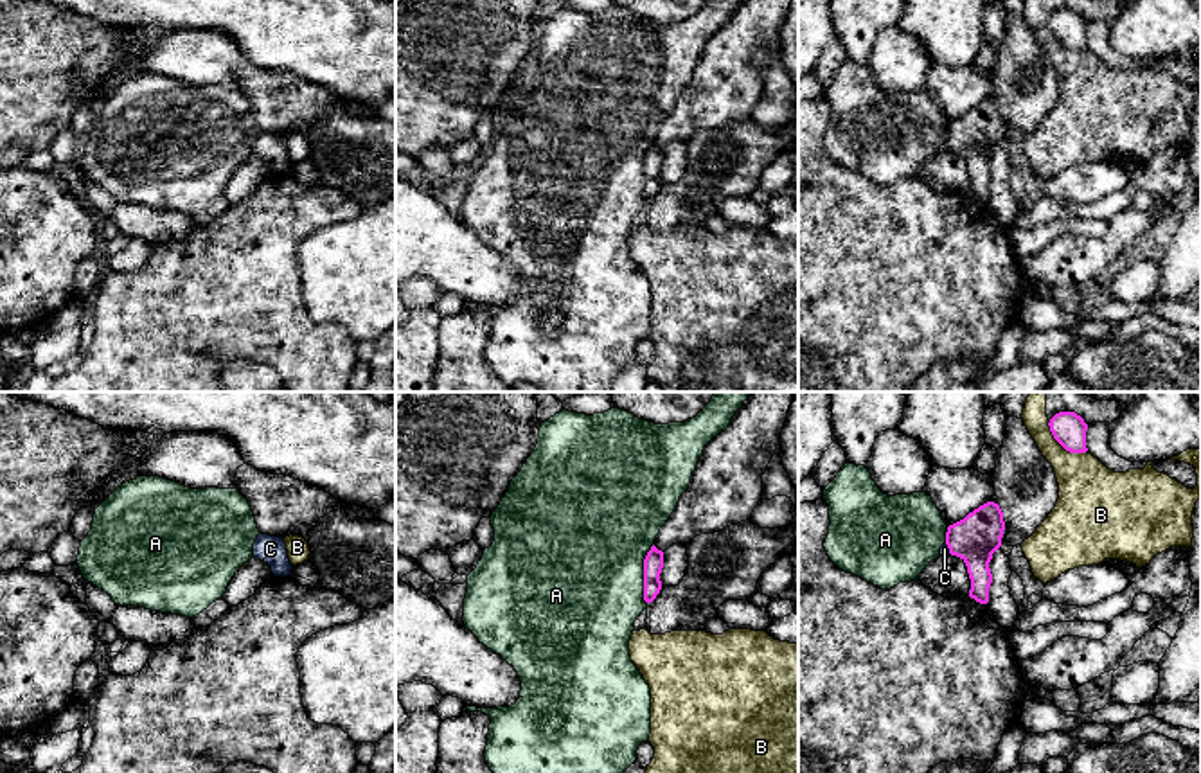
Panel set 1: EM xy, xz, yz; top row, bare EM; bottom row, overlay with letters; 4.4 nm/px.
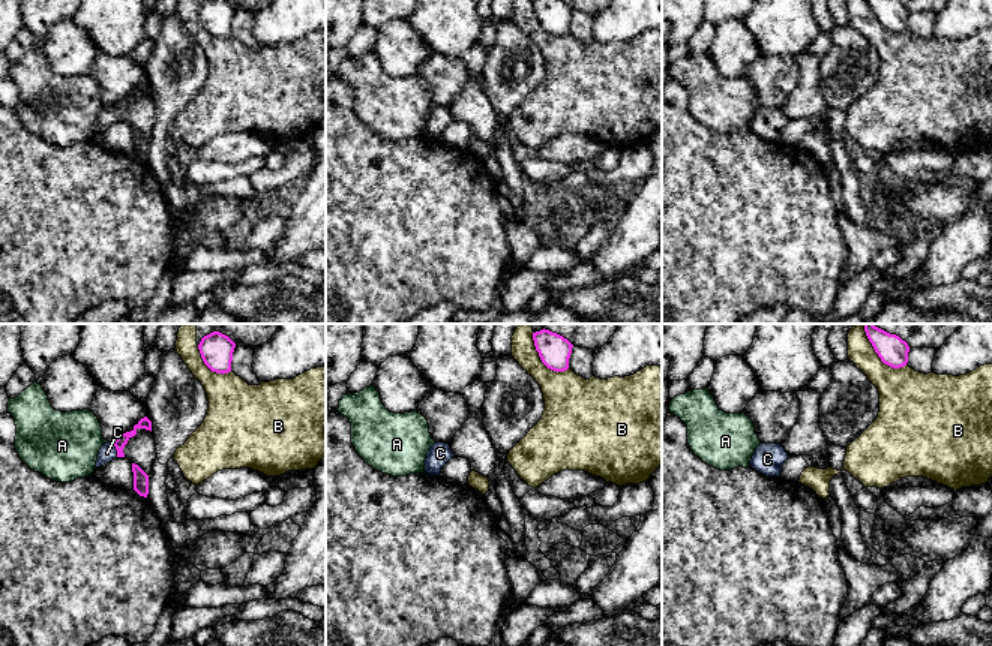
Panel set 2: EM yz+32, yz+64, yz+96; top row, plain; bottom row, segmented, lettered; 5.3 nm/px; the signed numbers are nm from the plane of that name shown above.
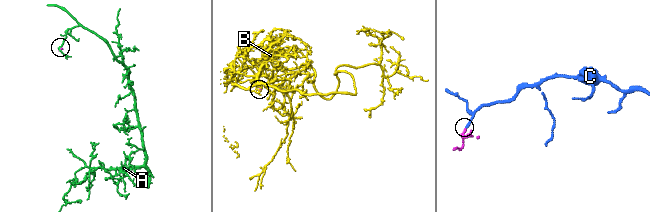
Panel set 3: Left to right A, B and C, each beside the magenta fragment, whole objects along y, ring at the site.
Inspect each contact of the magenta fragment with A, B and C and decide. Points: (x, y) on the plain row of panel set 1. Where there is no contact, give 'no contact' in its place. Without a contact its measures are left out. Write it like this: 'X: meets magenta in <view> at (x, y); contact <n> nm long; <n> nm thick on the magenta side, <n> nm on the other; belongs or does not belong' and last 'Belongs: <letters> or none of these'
A: meets magenta in xz at (644, 171); contact 280 nm long; 90 nm thick on the magenta side, 500 nm on the other; does not belong
B: meets magenta in yz at (1063, 44); contact 220 nm long; 150 nm thick on the magenta side, 280 nm on the other; does not belong
C: meets magenta in yz at (948, 144); contact 50 nm long; 200 nm thick on the magenta side, 40 nm on the other; belongs
Belongs: C

